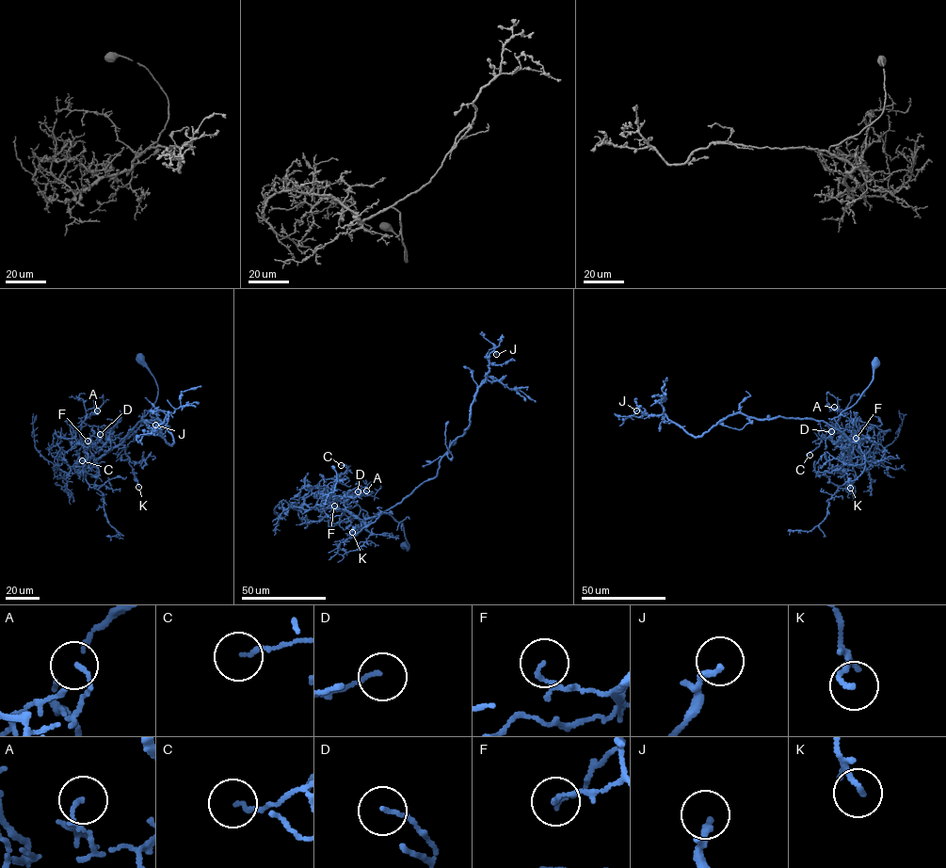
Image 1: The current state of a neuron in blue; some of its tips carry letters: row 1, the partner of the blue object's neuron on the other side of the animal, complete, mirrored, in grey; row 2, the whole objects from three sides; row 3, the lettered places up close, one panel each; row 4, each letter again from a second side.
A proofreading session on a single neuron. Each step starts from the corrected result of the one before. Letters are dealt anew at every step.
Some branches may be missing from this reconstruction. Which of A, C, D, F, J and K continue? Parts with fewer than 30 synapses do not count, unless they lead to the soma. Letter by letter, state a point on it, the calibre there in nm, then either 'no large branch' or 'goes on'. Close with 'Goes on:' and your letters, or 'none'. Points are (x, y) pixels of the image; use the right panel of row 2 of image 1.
A: place (834, 407); calibre 100 nm; no large branch
C: place (809, 455); calibre 100 nm; no large branch
D: place (831, 431); calibre 100 nm; no large branch
F: place (856, 438); calibre 70 nm; no large branch
J: place (636, 410); calibre 190 nm; no large branch
K: place (850, 488); calibre 150 nm; no large branch
Goes on: none

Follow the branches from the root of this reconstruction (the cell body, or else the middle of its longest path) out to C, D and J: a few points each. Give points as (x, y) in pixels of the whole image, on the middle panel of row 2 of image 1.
C: (407, 545), (402, 524), (387, 513), (360, 520), (305, 505), (311, 487), (345, 473), (341, 465)
D: (407, 545), (402, 524), (389, 514), (360, 520), (346, 510), (347, 492), (358, 491)
J: (407, 545), (402, 524), (376, 515), (436, 476), (440, 458), (468, 428), (489, 354), (496, 354)

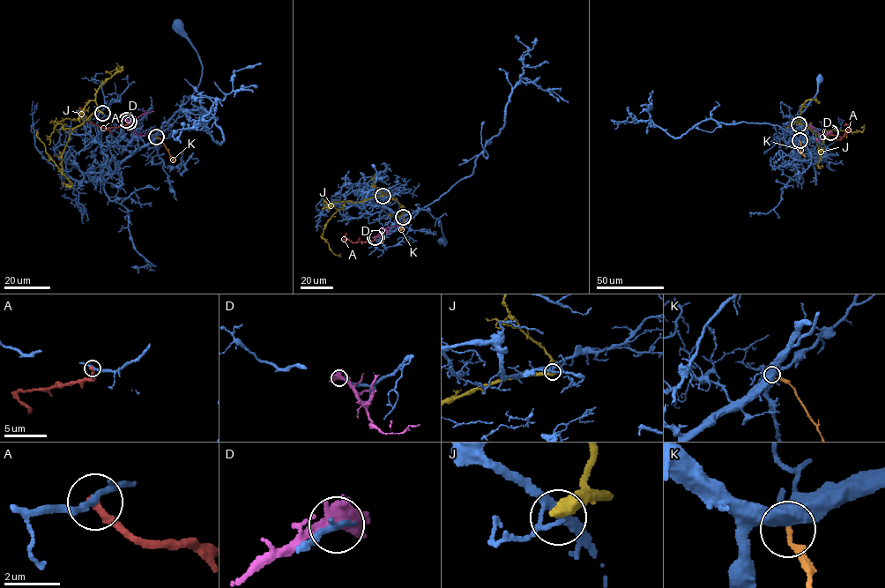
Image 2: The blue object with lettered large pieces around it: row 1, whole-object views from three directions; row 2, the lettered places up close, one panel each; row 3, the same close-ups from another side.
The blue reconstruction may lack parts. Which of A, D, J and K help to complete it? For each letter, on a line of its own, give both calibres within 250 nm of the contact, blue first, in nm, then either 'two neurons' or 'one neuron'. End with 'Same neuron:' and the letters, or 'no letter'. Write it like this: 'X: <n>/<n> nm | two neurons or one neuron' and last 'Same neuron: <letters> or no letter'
A: 220/320 nm | two neurons
D: 260/500 nm | two neurons
J: 130/480 nm | two neurons
K: 480/160 nm | two neurons
Same neuron: no letter

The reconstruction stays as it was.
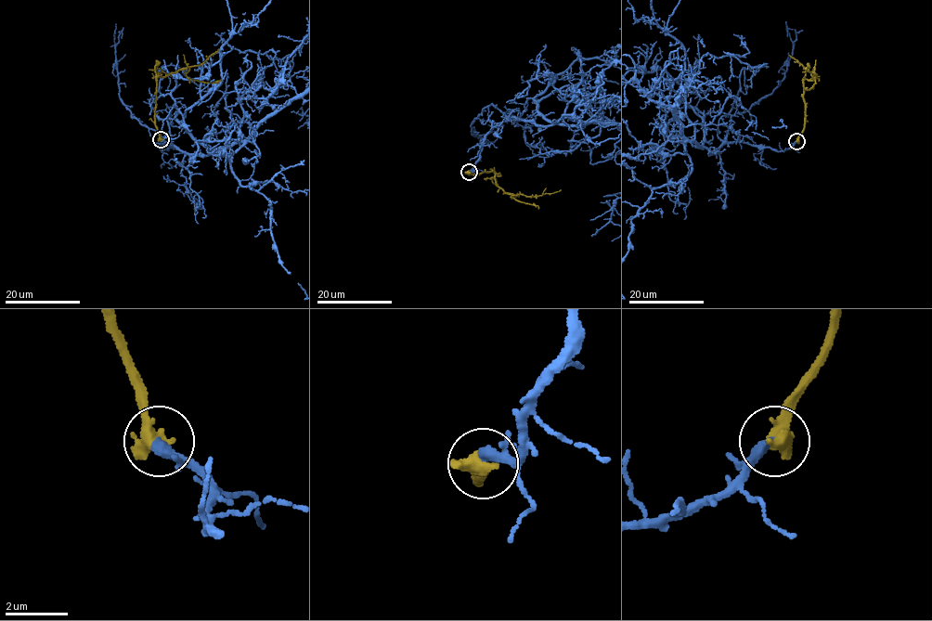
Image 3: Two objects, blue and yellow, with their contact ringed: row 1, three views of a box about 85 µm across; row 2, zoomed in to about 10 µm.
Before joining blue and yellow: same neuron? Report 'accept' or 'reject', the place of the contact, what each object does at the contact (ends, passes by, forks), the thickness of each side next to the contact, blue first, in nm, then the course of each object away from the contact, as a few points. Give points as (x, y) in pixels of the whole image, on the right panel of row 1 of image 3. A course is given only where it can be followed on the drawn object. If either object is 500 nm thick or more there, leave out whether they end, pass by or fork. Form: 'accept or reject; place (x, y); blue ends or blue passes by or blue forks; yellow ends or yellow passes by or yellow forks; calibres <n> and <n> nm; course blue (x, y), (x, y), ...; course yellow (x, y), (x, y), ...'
accept; place (796, 141); calibres 360 and 600 nm; course blue (796, 141), (781, 151), (697, 147), (672, 115), (675, 83), (647, 55); course yellow (796, 141), (805, 123), (804, 82), (812, 80), (816, 74), (811, 72), (815, 81), (808, 87)

